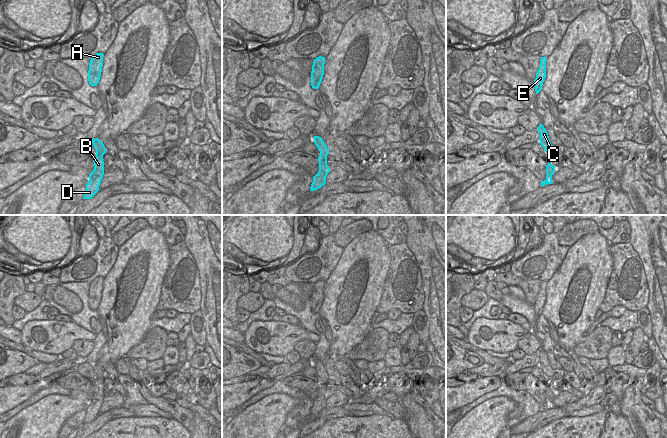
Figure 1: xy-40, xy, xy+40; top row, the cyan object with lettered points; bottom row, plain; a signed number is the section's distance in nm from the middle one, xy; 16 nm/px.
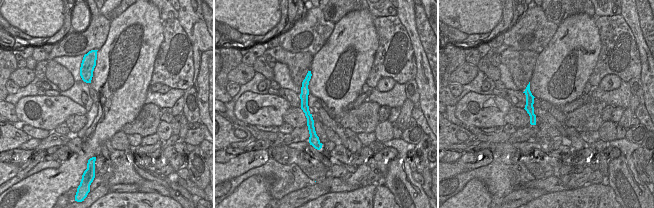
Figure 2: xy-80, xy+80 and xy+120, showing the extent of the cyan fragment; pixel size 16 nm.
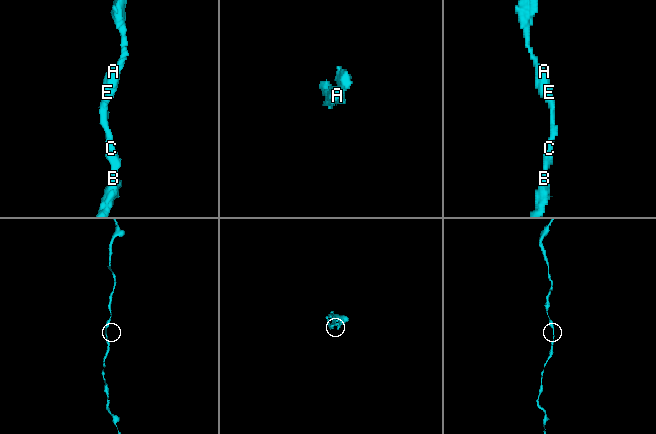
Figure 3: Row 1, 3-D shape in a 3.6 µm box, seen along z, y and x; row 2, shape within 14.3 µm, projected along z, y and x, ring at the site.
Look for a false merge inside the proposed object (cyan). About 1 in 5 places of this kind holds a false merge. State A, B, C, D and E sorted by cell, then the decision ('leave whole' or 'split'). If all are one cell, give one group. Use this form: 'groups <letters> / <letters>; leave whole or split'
groups A B C D E; leave whole

